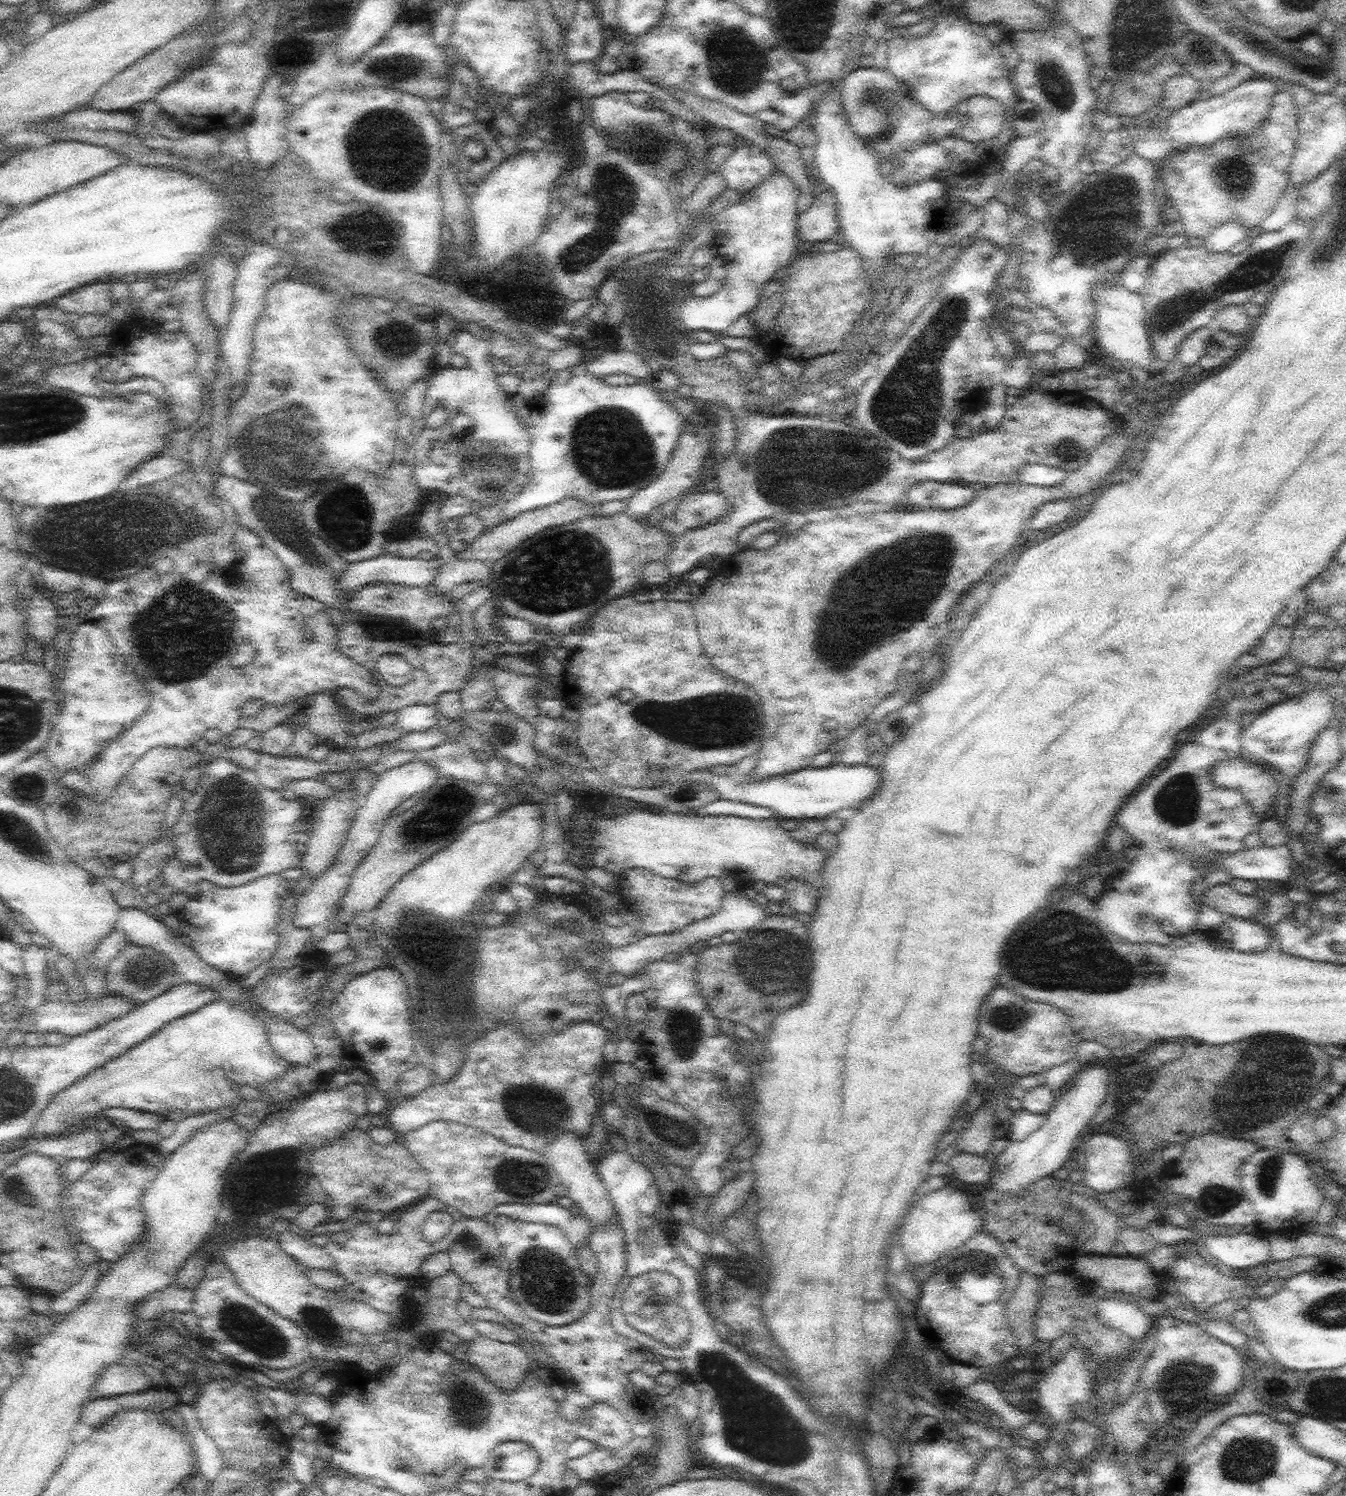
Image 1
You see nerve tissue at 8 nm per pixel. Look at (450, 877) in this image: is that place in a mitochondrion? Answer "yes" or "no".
no

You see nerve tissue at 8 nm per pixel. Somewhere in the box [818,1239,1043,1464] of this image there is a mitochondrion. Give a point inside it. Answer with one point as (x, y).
(981, 1267)

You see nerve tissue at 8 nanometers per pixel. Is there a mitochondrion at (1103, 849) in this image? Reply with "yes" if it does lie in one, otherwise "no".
no

